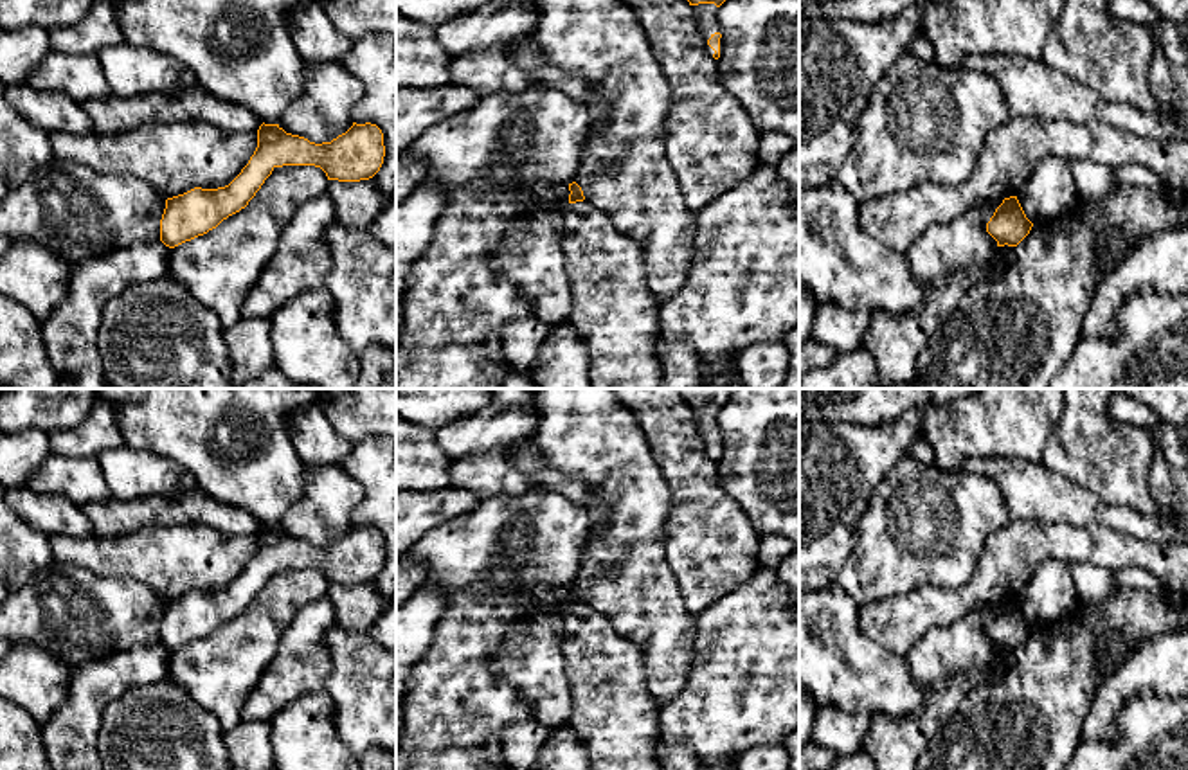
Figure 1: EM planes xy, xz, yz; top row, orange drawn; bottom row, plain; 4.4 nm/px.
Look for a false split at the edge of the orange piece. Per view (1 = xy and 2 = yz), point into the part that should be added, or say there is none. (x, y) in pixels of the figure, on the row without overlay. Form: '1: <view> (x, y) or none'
1: none
2: none

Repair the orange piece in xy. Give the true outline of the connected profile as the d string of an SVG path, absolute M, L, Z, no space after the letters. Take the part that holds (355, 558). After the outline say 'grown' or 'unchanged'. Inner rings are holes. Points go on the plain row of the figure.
M263 525L254 558L229 588L194 590L166 603L160 644L175 651L216 631L248 608L275 570L315 569L328 583L360 585L380 574L383 560L383 536L371 525L353 525L346 536L322 547L286 536L279 527Z; unchanged

